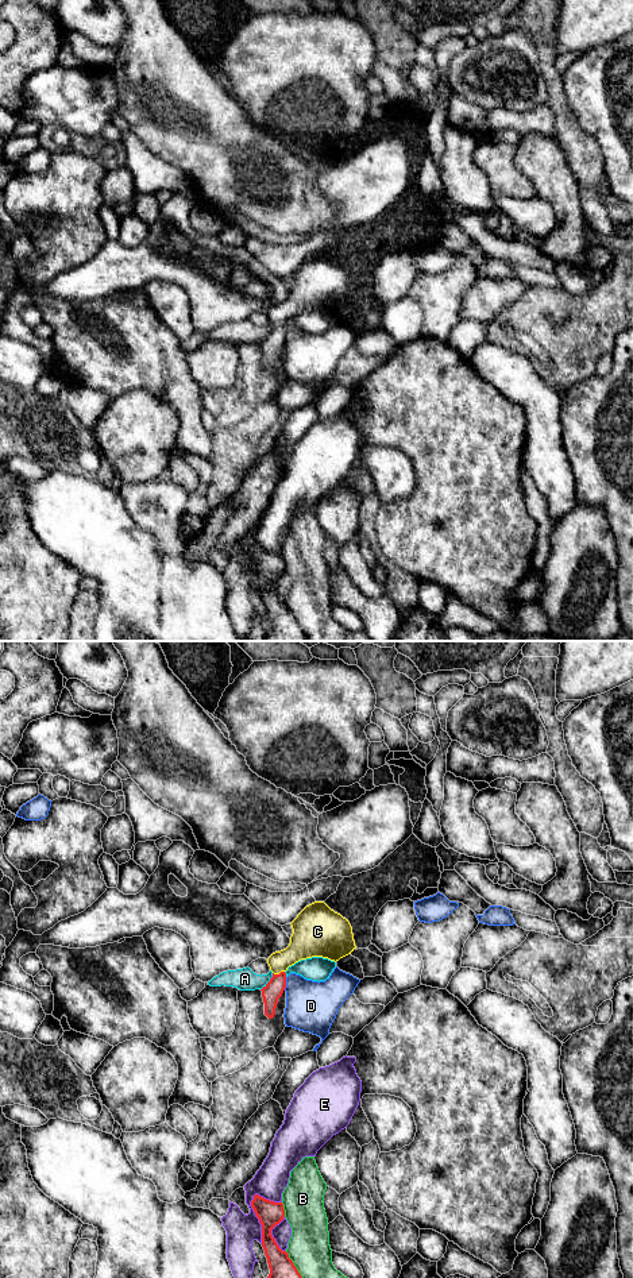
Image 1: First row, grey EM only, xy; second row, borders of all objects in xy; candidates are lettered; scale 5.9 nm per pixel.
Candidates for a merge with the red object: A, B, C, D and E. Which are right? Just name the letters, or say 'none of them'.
C

